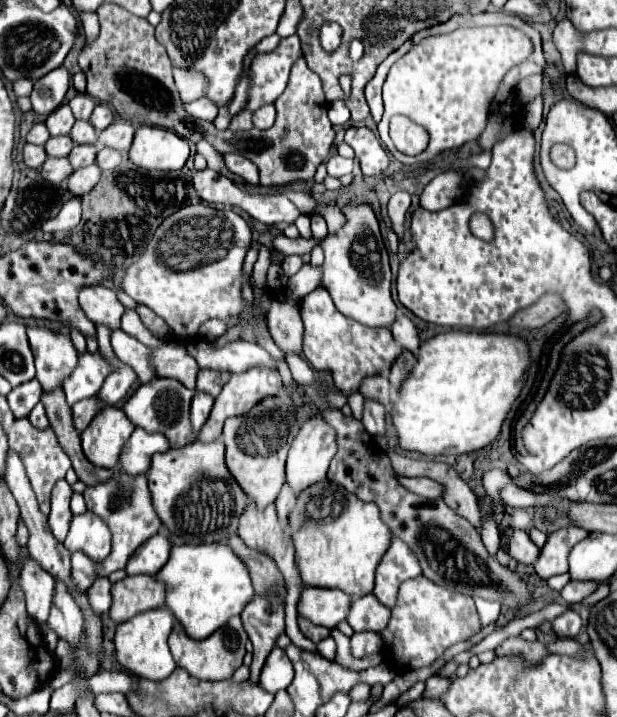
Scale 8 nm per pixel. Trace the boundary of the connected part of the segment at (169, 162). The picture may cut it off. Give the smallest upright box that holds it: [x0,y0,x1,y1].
[129,125,189,171]

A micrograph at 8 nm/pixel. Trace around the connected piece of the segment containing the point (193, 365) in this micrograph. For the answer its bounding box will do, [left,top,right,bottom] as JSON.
[121,205,257,389]

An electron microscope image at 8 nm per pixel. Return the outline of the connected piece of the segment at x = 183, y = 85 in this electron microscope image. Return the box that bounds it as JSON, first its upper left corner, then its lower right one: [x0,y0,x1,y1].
[173,69,205,103]

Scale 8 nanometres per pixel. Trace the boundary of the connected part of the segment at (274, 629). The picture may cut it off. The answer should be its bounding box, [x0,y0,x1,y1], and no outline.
[241,595,285,685]

